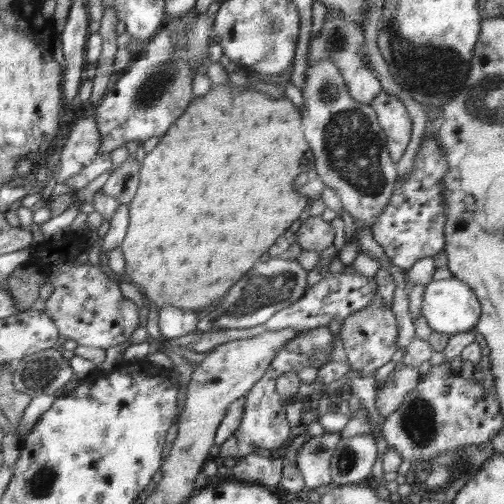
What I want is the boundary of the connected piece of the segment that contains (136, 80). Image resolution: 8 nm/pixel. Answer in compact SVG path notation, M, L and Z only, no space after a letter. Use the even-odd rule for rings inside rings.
M200 14L182 40L176 42L177 32L166 26L153 40L139 47L141 54L133 57L128 67L114 78L96 108L95 119L101 138L98 155L128 146L126 142L142 145L148 138L162 136L182 116L194 98L195 70L209 61L212 27L213 20Z

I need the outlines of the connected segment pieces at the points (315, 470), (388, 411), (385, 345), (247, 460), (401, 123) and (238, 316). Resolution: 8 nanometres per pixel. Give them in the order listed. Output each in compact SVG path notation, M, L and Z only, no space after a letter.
M324 432L322 436L309 437L297 451L296 463L308 489L332 485L331 460L339 445L340 434Z
M397 367L376 392L376 410L381 417L392 415L392 412L402 406L403 401L418 387L421 379L418 367Z
M379 294L371 300L371 304L363 311L353 312L341 323L340 340L347 354L349 370L357 370L361 376L370 376L387 362L391 361L397 349L398 325L395 314L390 307L382 305Z
M252 452L252 455L240 458L231 471L239 480L264 486L276 486L282 476L282 458L278 453L265 458L258 452Z
M381 93L371 102L371 109L375 110L378 122L387 135L387 147L392 162L397 163L406 146L410 144L412 121L408 111L396 95Z
M270 258L266 262L260 261L252 270L248 271L231 291L226 299L197 324L198 332L220 330L226 328L250 328L264 324L278 311L294 304L304 293L306 288L307 272L302 265L294 260Z

